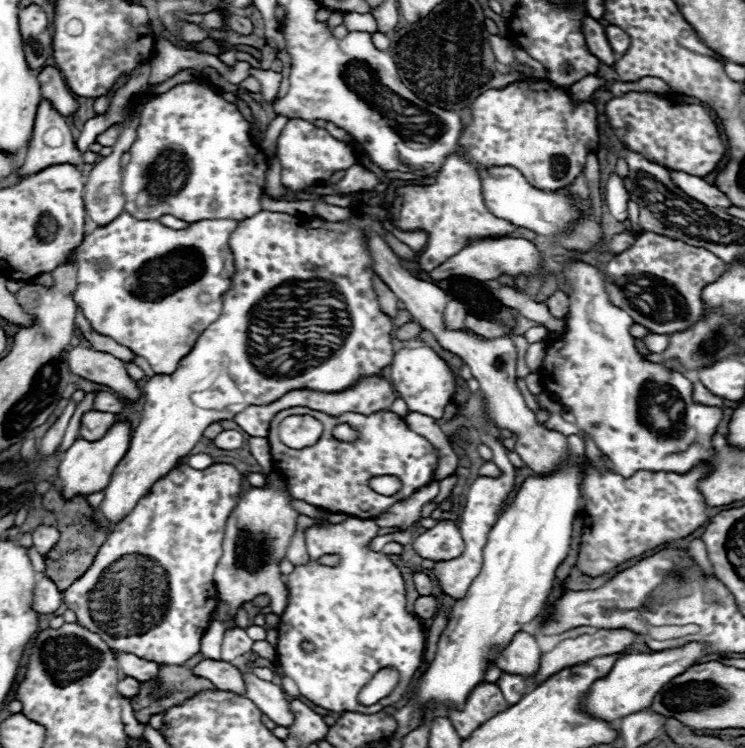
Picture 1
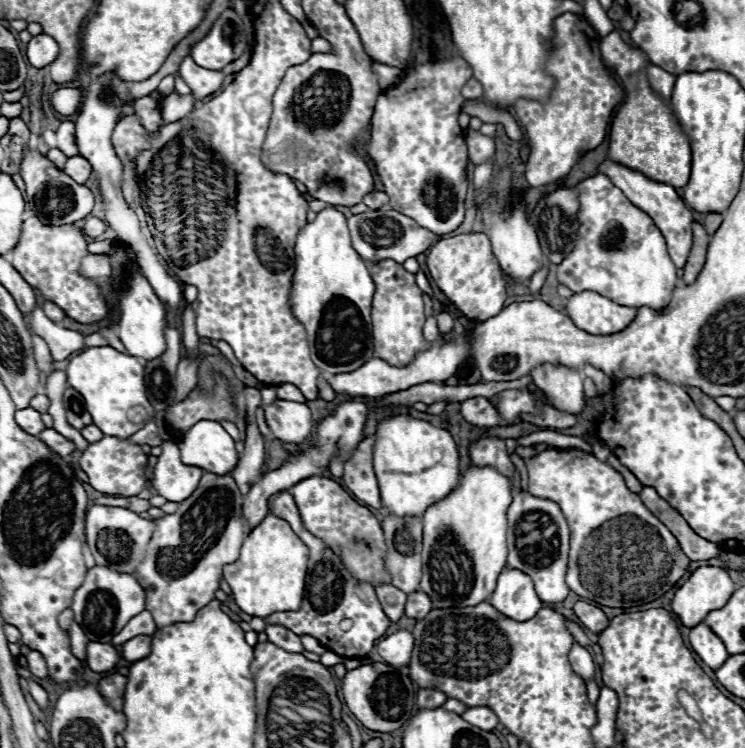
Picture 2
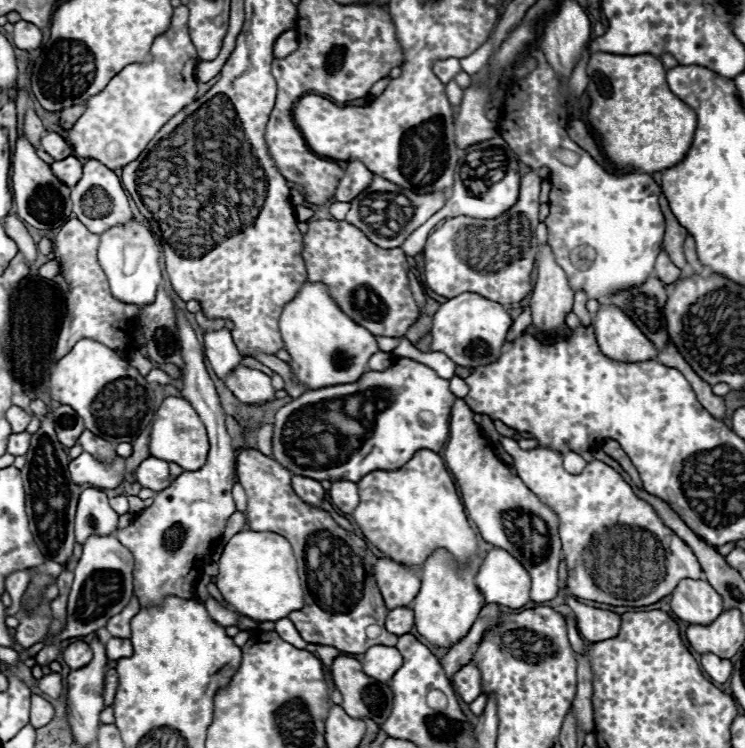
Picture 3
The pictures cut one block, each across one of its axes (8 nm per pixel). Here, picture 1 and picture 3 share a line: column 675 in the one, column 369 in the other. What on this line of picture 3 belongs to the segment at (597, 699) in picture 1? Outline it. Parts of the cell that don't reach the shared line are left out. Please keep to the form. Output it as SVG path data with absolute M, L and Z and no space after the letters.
M372 646L370 650L364 652L364 674L372 676L374 680L384 680L388 682L394 672L400 668L402 664L402 656L394 646Z

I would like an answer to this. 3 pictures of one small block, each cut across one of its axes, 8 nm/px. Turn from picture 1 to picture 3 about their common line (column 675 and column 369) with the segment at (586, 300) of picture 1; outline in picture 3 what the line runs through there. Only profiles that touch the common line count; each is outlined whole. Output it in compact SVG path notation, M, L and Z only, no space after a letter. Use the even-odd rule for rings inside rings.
M396 358L396 362L382 372L366 372L352 384L308 390L300 398L282 406L276 412L274 422L274 460L288 468L292 474L330 482L358 482L362 476L374 470L396 470L404 466L418 450L442 450L448 440L450 408L454 400L456 396L450 392L448 380L440 378L432 368L410 358ZM324 432L328 432L328 444L322 448L318 440Z

